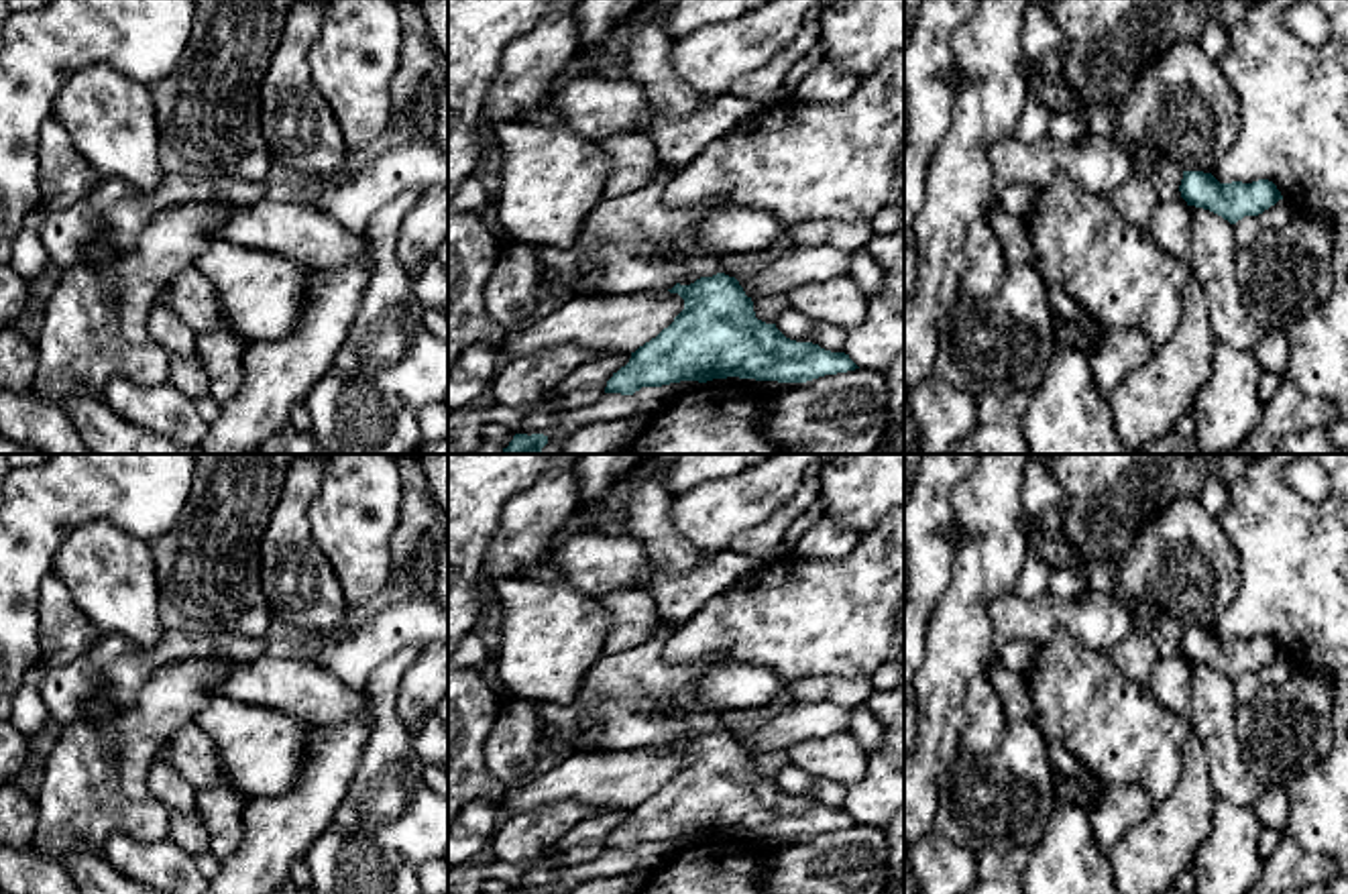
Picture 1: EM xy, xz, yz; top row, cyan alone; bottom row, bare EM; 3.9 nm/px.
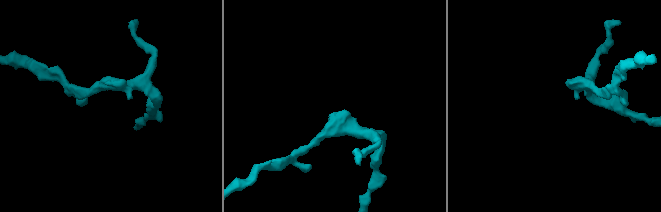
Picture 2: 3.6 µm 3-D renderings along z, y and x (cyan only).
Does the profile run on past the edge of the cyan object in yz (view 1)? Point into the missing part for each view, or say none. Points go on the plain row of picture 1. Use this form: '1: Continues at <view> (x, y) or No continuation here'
1: No continuation here

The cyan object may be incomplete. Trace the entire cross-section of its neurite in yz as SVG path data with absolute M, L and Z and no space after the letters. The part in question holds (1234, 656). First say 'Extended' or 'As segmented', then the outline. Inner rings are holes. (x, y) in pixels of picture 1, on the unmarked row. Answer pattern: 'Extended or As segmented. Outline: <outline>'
As segmented. Outline: M1183 627L1179 648L1187 662L1210 666L1230 680L1244 672L1258 672L1283 656L1269 635L1220 639L1212 629L1203 627Z

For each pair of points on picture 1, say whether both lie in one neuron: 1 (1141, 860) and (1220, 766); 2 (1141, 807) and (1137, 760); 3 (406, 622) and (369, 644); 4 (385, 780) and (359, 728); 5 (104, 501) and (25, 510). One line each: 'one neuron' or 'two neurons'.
1: two neurons
2: two neurons
3: one neuron
4: two neurons
5: one neuron

